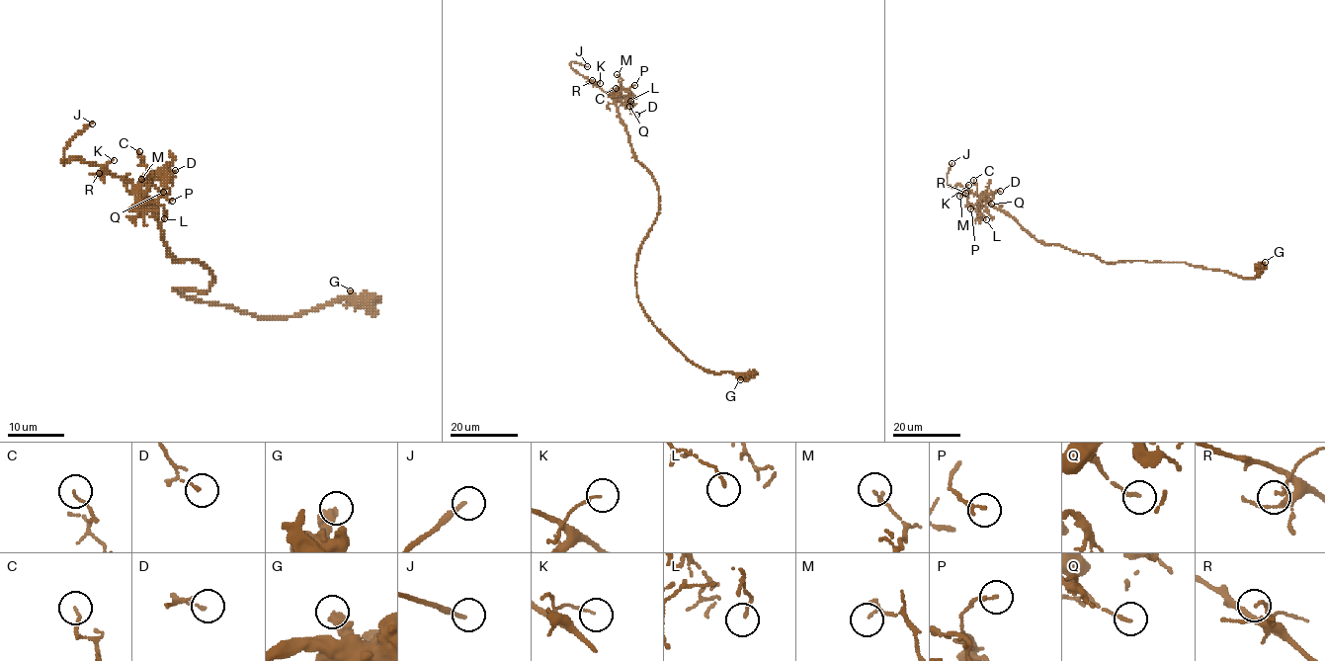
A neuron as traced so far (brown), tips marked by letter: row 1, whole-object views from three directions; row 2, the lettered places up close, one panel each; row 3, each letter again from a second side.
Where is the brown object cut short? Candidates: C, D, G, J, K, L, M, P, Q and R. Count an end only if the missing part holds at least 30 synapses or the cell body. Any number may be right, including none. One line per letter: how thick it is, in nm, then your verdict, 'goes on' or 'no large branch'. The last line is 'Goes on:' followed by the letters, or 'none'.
C: calibre 100 nm; no large branch
D: calibre 100 nm; no large branch
G: calibre 500 nm; no large branch
J: calibre 170 nm; goes on
K: calibre 90 nm; no large branch
L: calibre 130 nm; no large branch
M: calibre 130 nm; no large branch
P: calibre 170 nm; no large branch
Q: calibre 150 nm; no large branch
R: calibre 110 nm; no large branch
Goes on: J

